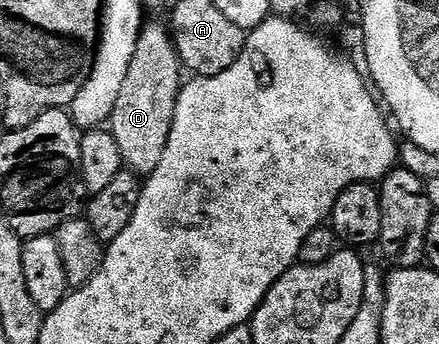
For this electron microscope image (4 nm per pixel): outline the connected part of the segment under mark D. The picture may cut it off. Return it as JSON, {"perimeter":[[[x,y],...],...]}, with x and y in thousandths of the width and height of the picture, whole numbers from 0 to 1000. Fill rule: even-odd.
{"perimeter":[[[333,61],[317,128],[308,128],[308,163],[298,163],[298,198],[289,198],[289,233],[280,233],[271,291],[262,291],[262,326],[244,358],[271,419],[285,483],[314,512],[349,506],[362,488],[362,465],[371,465],[371,442],[380,442],[403,285],[417,267],[412,215],[417,195],[387,78]]]}

